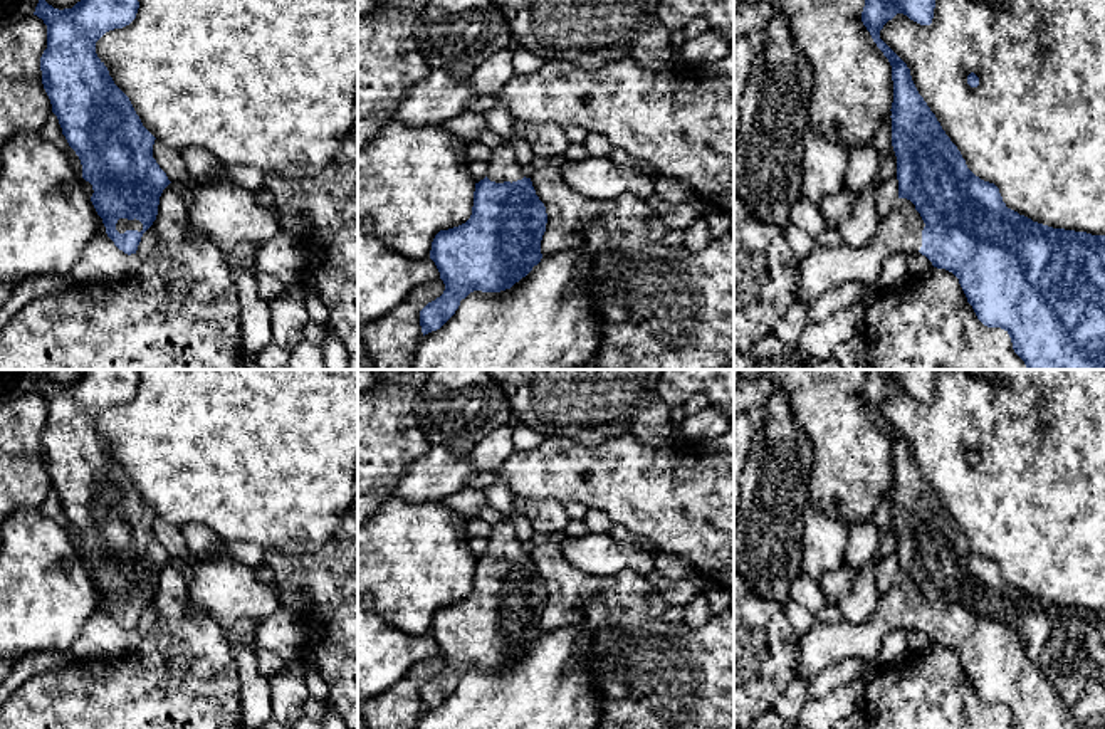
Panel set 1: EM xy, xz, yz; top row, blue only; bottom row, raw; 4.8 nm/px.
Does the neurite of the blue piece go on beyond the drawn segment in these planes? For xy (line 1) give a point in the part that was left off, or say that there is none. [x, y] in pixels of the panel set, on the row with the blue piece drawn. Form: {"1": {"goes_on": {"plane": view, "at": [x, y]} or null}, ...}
{"1": {"goes_on": {"plane": "xy", "at": [123, 224]}}}

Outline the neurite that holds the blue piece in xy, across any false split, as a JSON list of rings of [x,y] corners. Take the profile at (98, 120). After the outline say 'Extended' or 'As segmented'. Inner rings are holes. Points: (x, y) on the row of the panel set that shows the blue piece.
[[[39,0],[34,15],[47,25],[47,49],[40,57],[42,84],[69,146],[92,185],[91,202],[107,237],[124,254],[136,254],[143,233],[158,215],[160,197],[171,183],[153,158],[154,136],[143,126],[129,97],[114,84],[96,54],[96,42],[109,30],[129,25],[138,0],[81,0],[72,8],[54,8]]]. Extended

